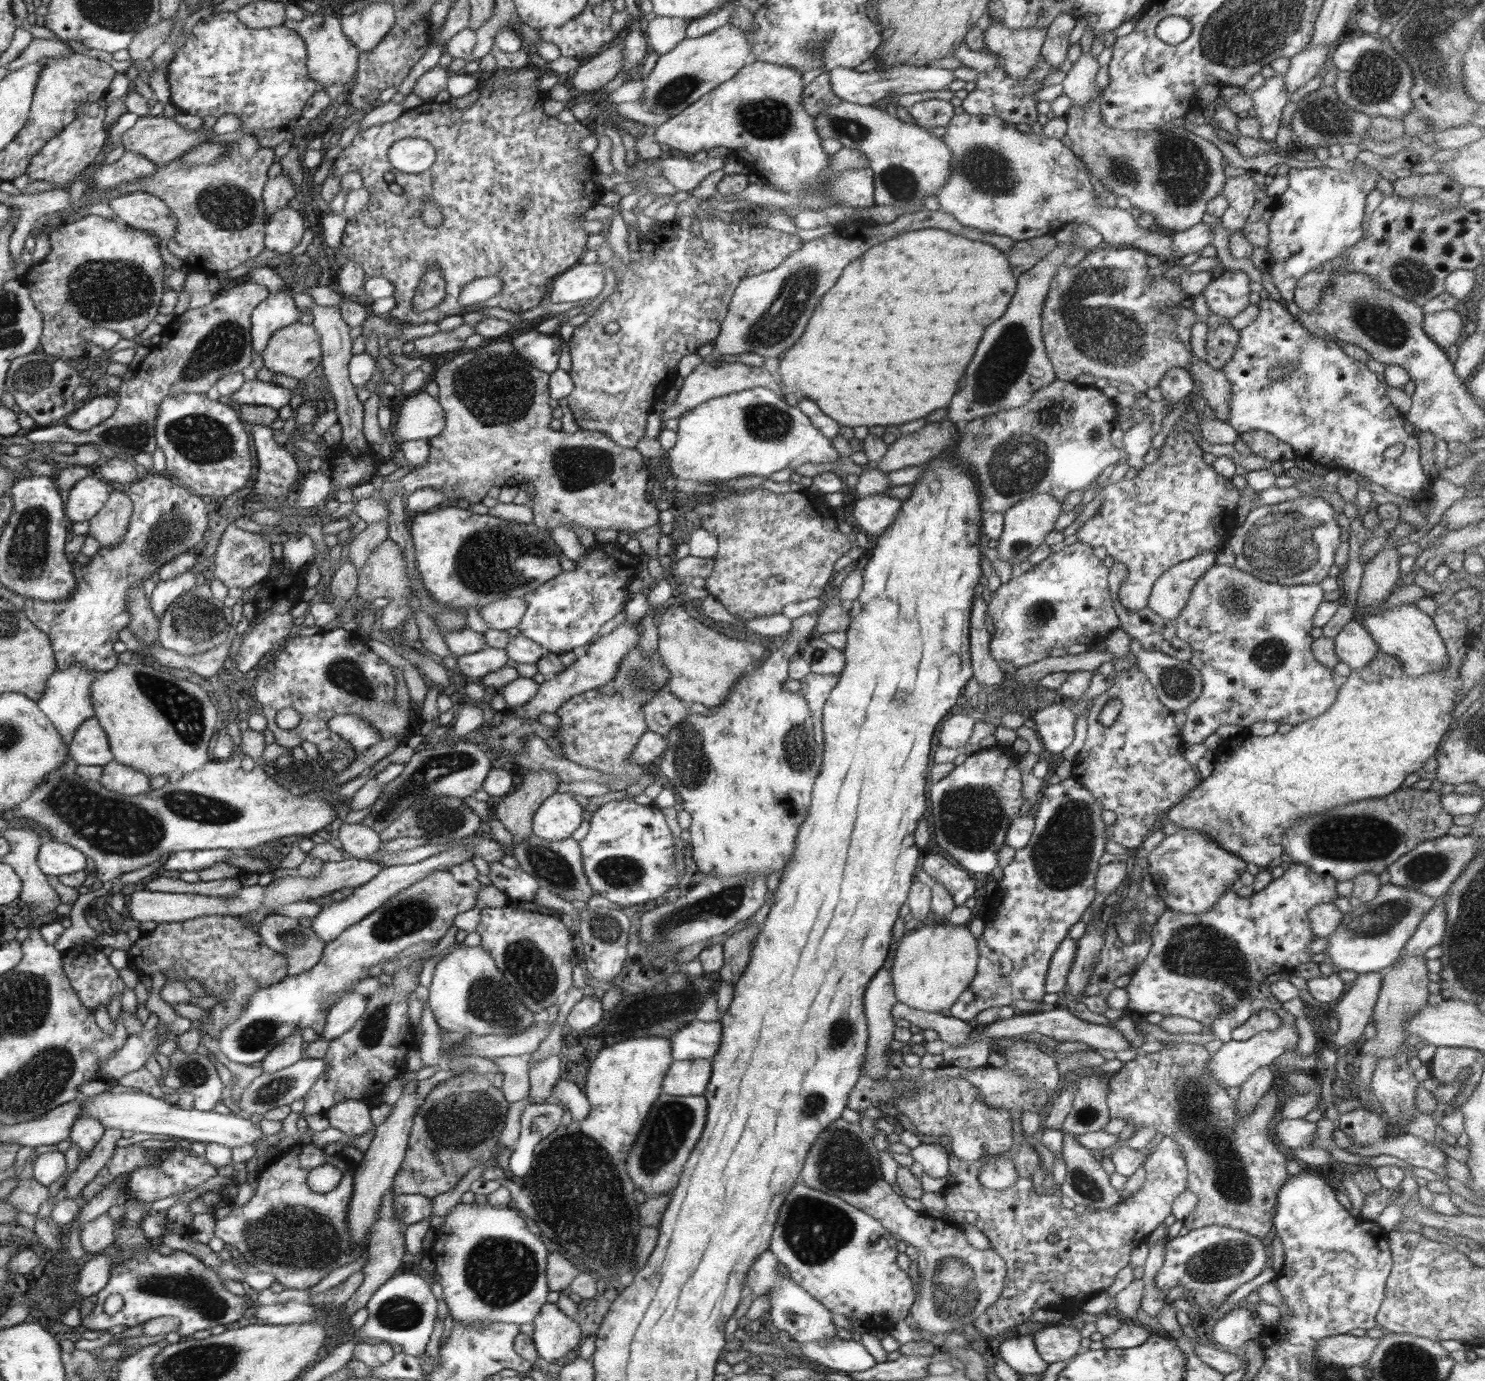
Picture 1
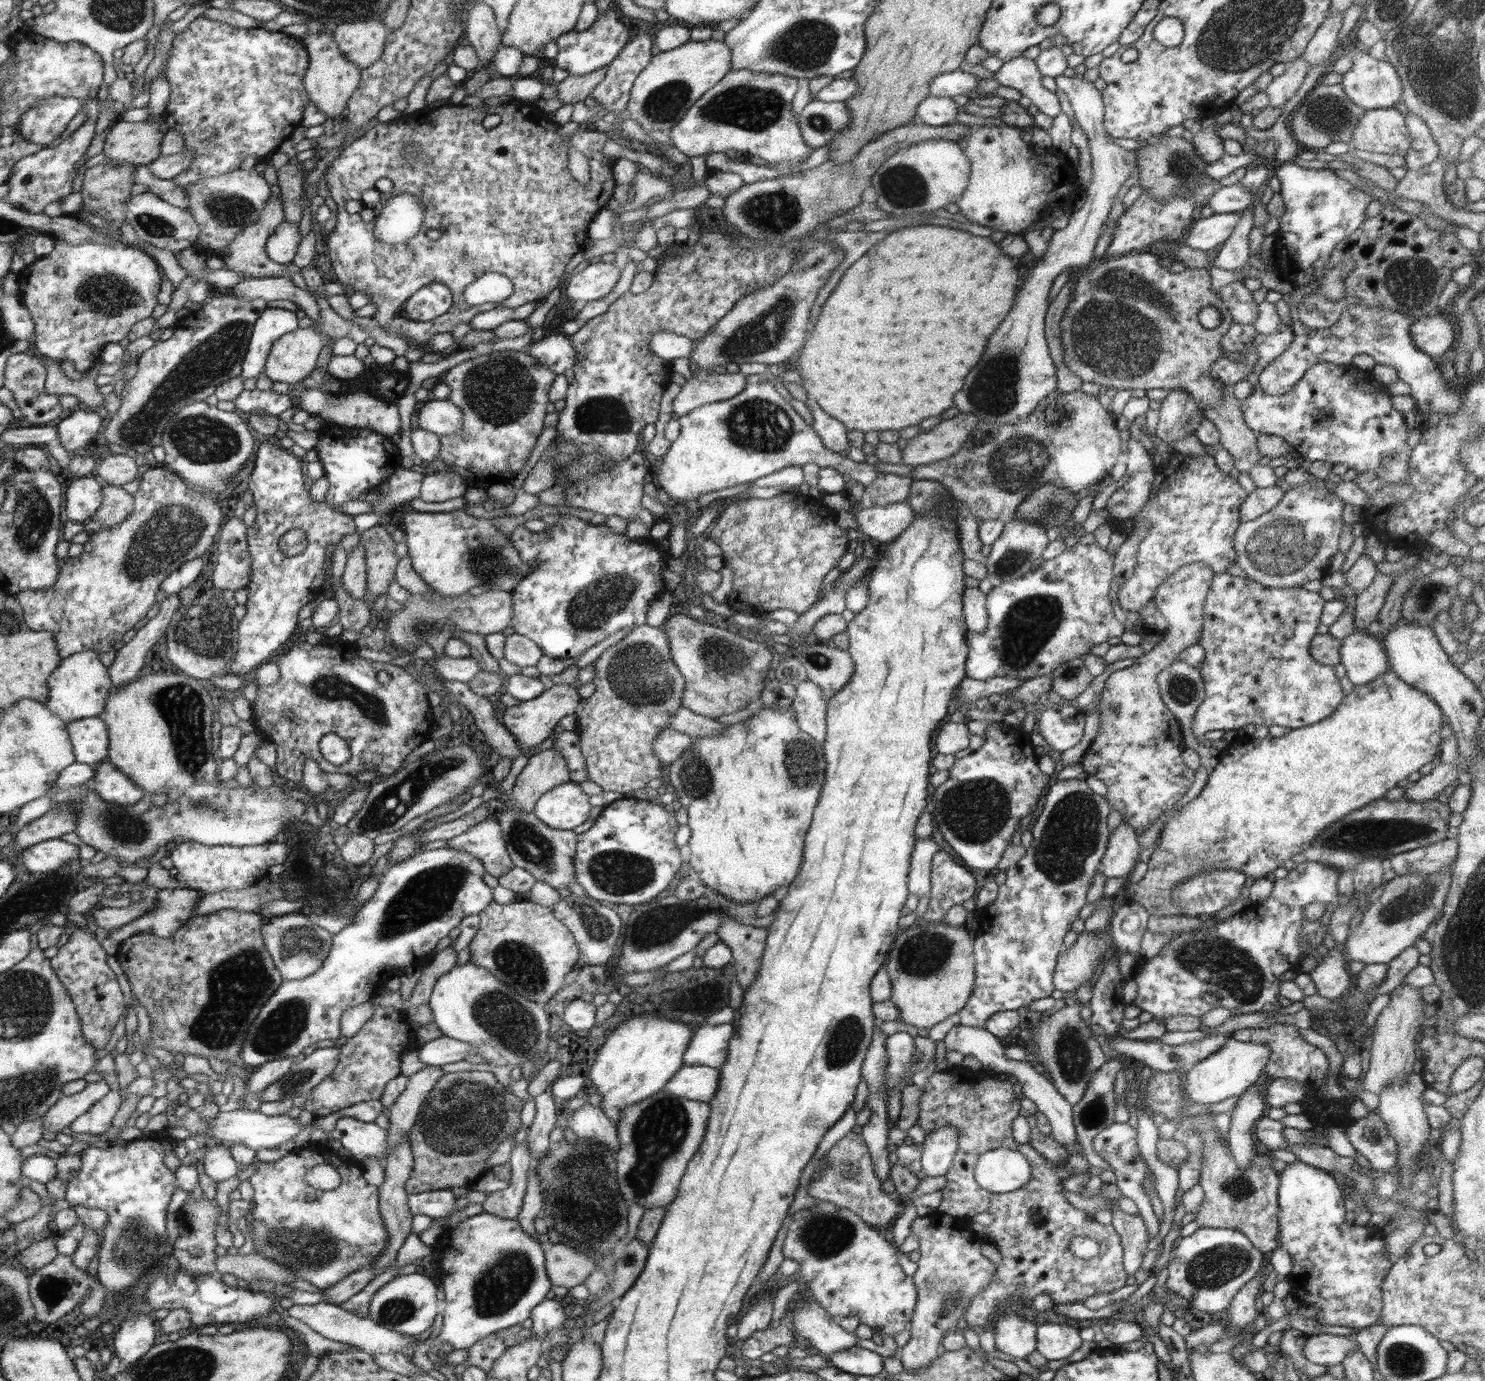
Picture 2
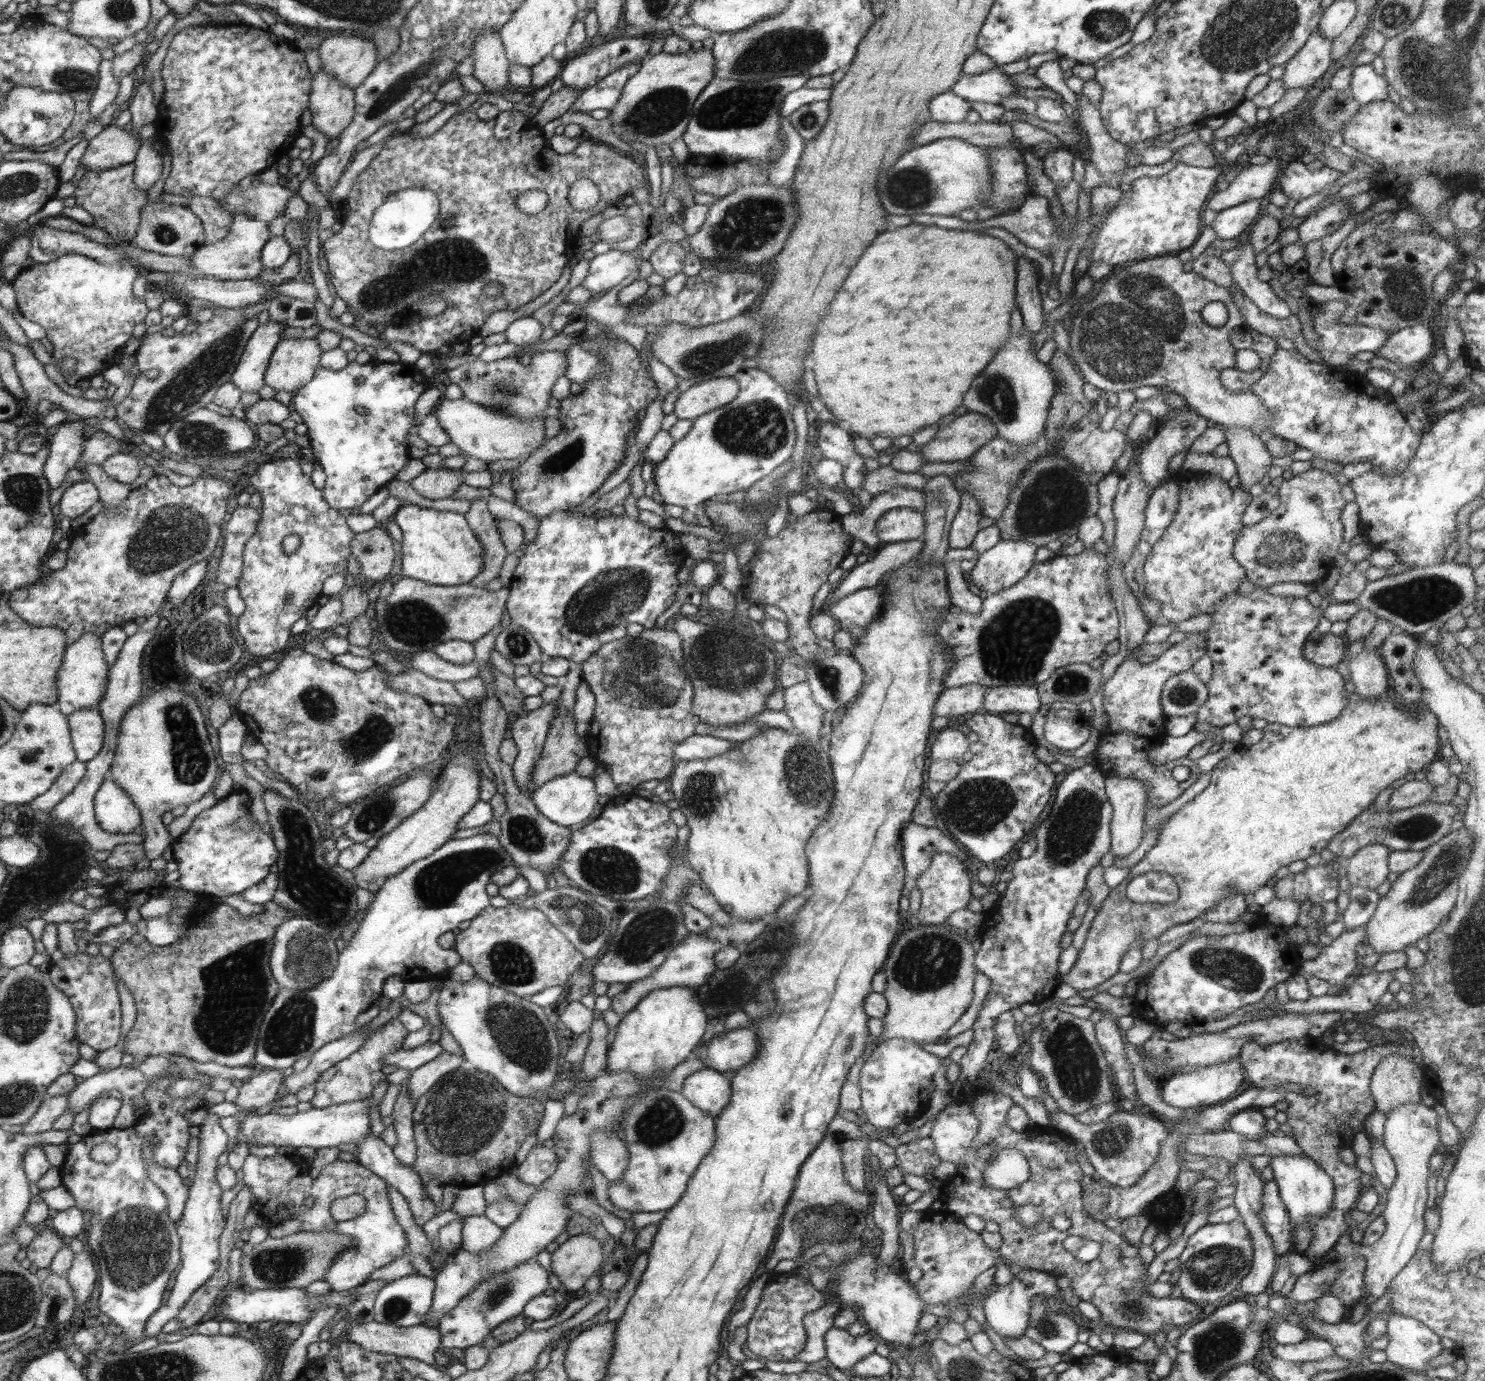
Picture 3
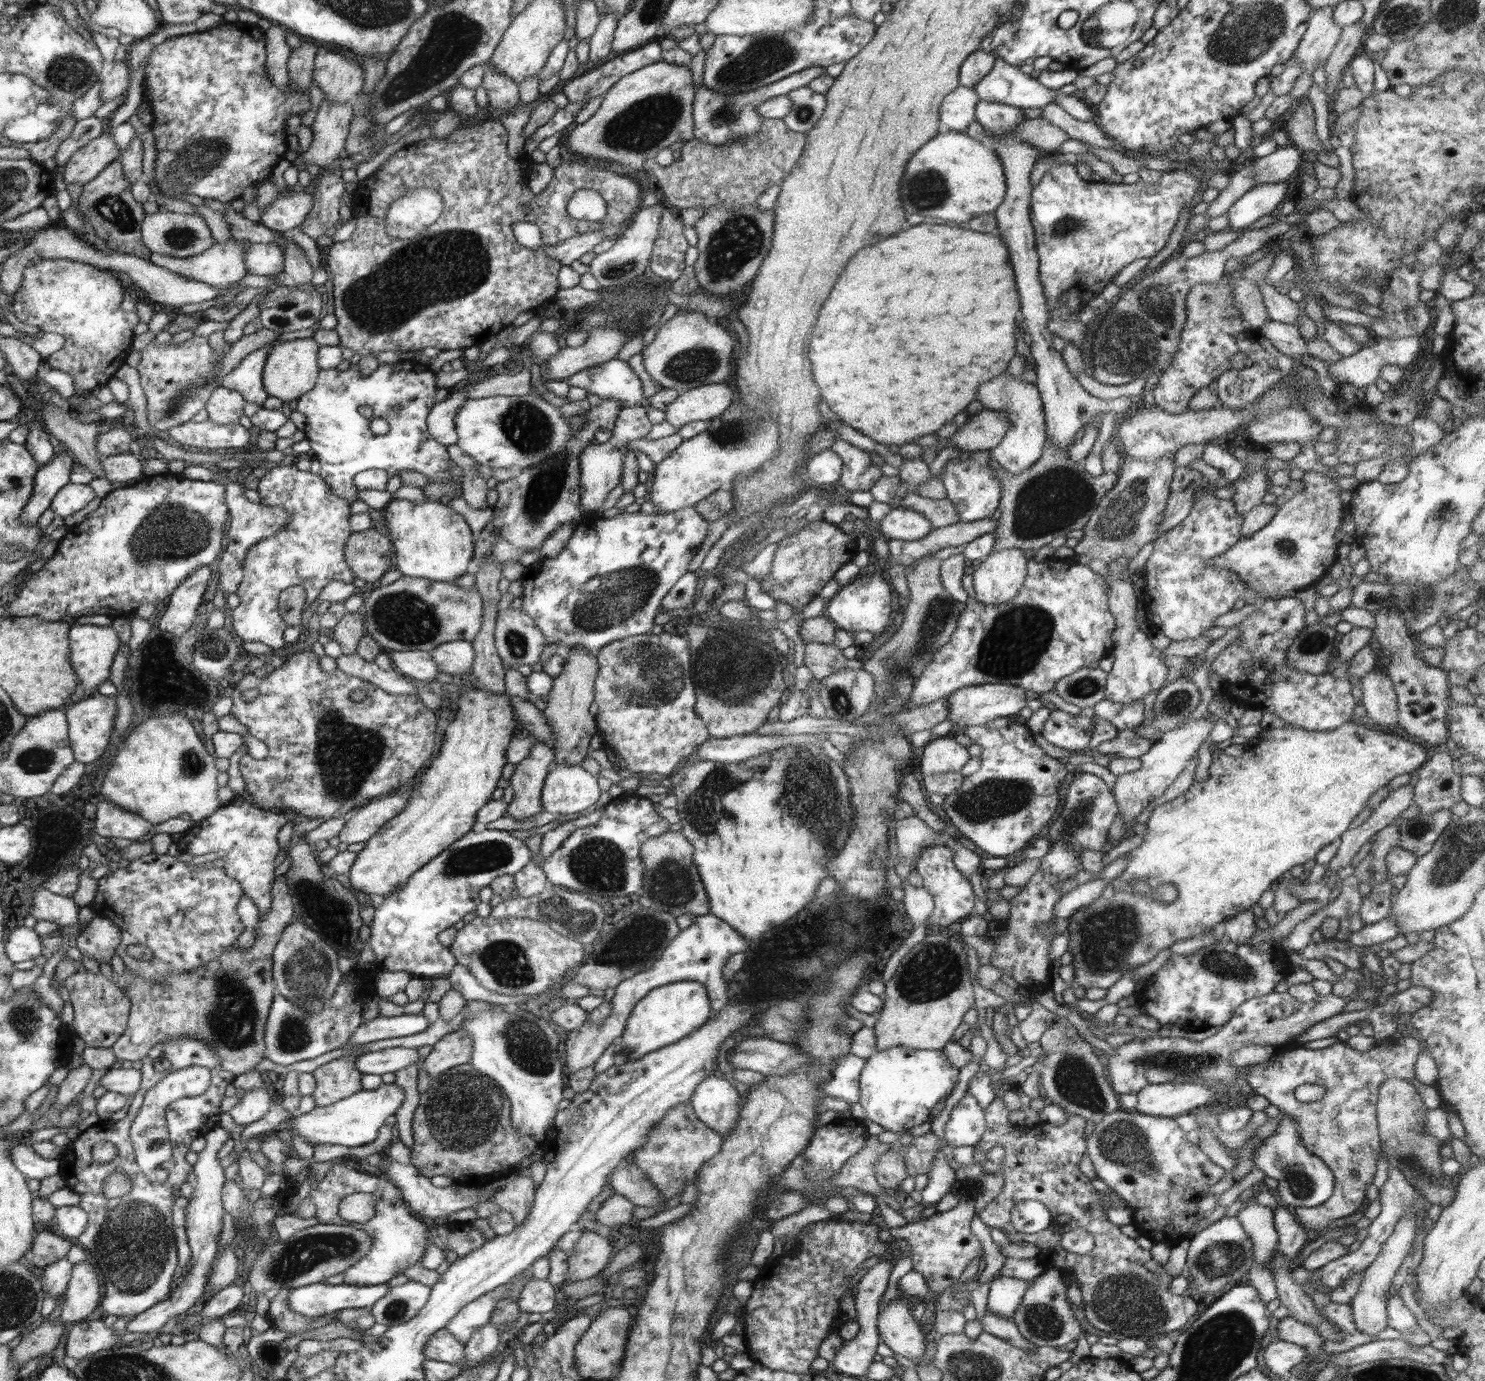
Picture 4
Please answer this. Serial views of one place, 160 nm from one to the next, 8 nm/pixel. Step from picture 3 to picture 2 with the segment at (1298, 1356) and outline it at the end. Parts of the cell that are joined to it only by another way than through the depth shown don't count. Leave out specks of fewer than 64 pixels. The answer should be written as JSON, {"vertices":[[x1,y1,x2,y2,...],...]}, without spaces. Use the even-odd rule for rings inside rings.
{"vertices":[[1317,1334,1306,1339,1303,1354,1313,1365,1340,1365,1348,1354,1358,1352,1359,1345,1352,1336]]}

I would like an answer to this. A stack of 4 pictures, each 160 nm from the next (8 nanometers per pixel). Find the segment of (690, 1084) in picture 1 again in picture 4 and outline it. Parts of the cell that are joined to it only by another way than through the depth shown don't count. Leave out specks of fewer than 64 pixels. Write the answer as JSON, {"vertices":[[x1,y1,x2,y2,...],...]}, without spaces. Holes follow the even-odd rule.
{"vertices":[[711,1074,695,1089,689,1103,697,1117,724,1138,737,1125,742,1097,728,1080]]}

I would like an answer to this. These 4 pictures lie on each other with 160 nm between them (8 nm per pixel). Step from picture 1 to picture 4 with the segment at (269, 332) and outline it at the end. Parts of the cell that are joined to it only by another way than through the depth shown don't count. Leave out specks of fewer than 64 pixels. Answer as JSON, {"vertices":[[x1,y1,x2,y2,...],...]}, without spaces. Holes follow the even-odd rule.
{"vertices":[[266,345,245,356,243,361,222,379,221,387,234,390,242,394,244,401,263,407,269,397,264,386,264,368,271,348,271,345]]}

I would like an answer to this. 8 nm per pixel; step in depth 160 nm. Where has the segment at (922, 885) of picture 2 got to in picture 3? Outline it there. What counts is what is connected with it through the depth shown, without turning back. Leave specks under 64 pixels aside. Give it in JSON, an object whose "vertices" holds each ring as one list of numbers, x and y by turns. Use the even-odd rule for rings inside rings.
{"vertices":[[910,821,901,832,901,841,903,848,903,864,905,874,918,880,918,876,930,866,933,854,945,852,957,856,961,862,966,865,970,877,972,877,971,895,980,899,989,891,992,886,984,885,975,879,974,870,972,870,972,860,970,854,964,852,956,839,946,836,942,830,937,827,925,827]]}

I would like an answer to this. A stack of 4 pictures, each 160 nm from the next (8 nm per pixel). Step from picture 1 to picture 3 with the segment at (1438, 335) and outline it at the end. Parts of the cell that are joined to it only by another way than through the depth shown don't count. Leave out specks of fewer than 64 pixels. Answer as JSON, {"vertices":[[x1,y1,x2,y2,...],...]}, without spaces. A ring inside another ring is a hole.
{"vertices":[[1426,324,1404,328,1392,333,1388,342,1375,352,1375,356,1396,362,1402,368,1409,364,1421,366,1426,358,1432,356,1430,353,1434,342,1434,334]]}

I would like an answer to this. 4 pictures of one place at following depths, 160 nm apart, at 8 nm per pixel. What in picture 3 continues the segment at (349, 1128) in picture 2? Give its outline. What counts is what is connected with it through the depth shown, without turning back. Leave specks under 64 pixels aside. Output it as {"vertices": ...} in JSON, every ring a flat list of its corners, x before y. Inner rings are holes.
{"vertices":[[371,1131,365,1140,356,1142,356,1145,358,1145,358,1154,354,1154,355,1160,360,1161,362,1166,369,1167,371,1171,383,1178,390,1186,393,1186,403,1195,408,1201,409,1210,418,1226,422,1227,437,1215,439,1207,426,1193,425,1184,421,1181,420,1175,413,1167,401,1164,393,1153,393,1148,384,1143,382,1136,377,1136]]}

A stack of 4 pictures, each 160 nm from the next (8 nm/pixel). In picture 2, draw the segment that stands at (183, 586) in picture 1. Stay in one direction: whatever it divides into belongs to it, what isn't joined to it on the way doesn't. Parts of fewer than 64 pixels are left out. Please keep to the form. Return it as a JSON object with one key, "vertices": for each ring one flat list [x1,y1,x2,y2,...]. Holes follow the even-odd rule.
{"vertices":[[169,594,160,604,159,613,136,631,136,635,129,642,124,643,123,647,117,650,113,664,107,667,112,681,112,690,134,682,141,676,144,658,152,646,165,635,174,613,180,606,179,596]]}

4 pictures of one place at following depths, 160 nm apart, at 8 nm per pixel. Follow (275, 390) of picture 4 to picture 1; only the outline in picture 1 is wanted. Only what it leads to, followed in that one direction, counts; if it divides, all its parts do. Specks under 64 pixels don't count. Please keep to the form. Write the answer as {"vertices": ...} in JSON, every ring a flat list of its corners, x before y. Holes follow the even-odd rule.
{"vertices":[[300,322,278,330,261,353,273,374,286,374,300,382,320,364,320,342,316,328]]}

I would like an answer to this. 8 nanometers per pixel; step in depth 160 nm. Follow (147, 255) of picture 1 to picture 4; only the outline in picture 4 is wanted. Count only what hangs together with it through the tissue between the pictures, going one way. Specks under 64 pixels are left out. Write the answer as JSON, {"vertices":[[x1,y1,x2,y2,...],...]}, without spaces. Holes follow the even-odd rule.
{"vertices":[[70,259,40,260,36,264,29,264,22,273,22,285,16,291,12,307,20,322,36,326,42,333,60,334,65,339,64,346,44,359,50,368,62,370,73,378,75,389,78,391,96,391,107,386,110,378,126,362,128,352,131,352,134,328,140,322,137,311,122,312,120,302,124,300,124,290,118,278,110,272,98,270,89,263]]}

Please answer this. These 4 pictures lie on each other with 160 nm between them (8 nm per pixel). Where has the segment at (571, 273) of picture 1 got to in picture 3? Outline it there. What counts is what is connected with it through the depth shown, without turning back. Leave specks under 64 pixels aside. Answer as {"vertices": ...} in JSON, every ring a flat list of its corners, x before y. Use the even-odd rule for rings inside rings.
{"vertices":[[610,250,592,258,590,271,584,278,582,285,596,298,612,288,615,288,623,280,640,267,641,260,636,258,632,251]]}

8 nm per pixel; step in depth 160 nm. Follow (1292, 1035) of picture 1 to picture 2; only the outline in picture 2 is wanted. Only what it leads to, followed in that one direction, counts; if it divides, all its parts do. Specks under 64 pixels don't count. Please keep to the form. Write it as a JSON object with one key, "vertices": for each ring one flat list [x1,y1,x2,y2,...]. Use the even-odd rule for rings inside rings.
{"vertices":[[1231,1037,1225,1046,1194,1064,1191,1071,1183,1076,1185,1094,1189,1100,1198,1104,1216,1104,1232,1096,1240,1097,1258,1080,1270,1055,1271,1050,1267,1044,1240,1042]]}

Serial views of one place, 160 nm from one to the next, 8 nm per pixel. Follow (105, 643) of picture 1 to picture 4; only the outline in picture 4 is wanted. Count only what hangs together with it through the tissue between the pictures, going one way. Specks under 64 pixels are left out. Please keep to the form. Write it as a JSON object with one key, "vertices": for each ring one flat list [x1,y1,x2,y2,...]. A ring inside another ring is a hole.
{"vertices":[[168,474,154,475,146,477,133,486,124,486,119,489,112,489,106,497,101,500,99,507,90,512,86,519,78,524,67,527,67,534,59,542,53,556,48,559,44,566,34,571,32,576,26,580,25,586,18,592,18,597,8,605,9,615,15,617,38,616,50,619,51,621,68,621,71,623,80,616,91,614,106,614,111,619,118,617,128,617,133,614,141,604,154,604,155,606,162,602,164,598,172,596,175,589,186,581,191,574,211,564,218,558,218,554,222,552,222,538,224,538,224,526,228,520,228,504,225,502,225,486,210,480,206,482,195,481,184,476,176,476]]}

